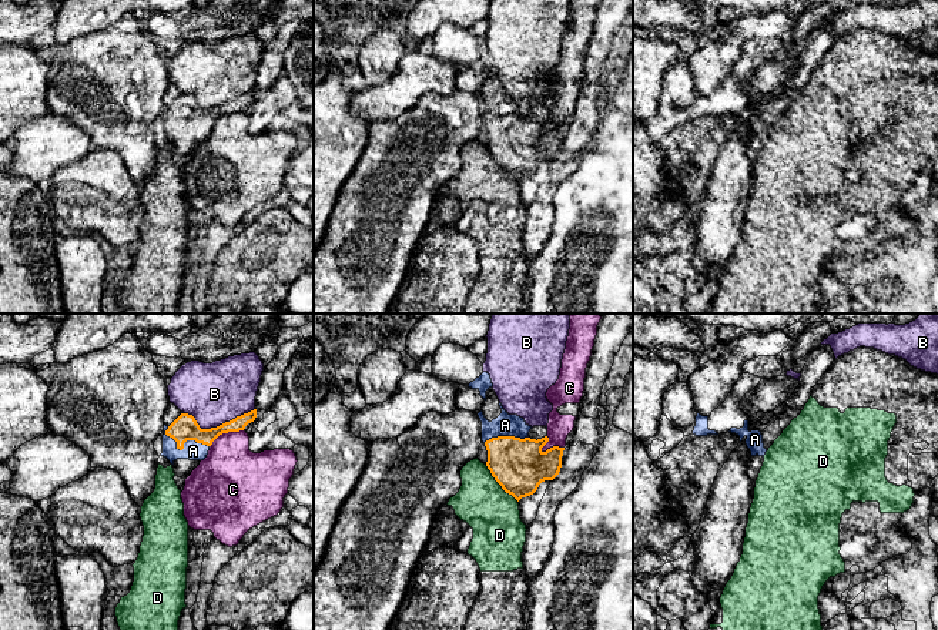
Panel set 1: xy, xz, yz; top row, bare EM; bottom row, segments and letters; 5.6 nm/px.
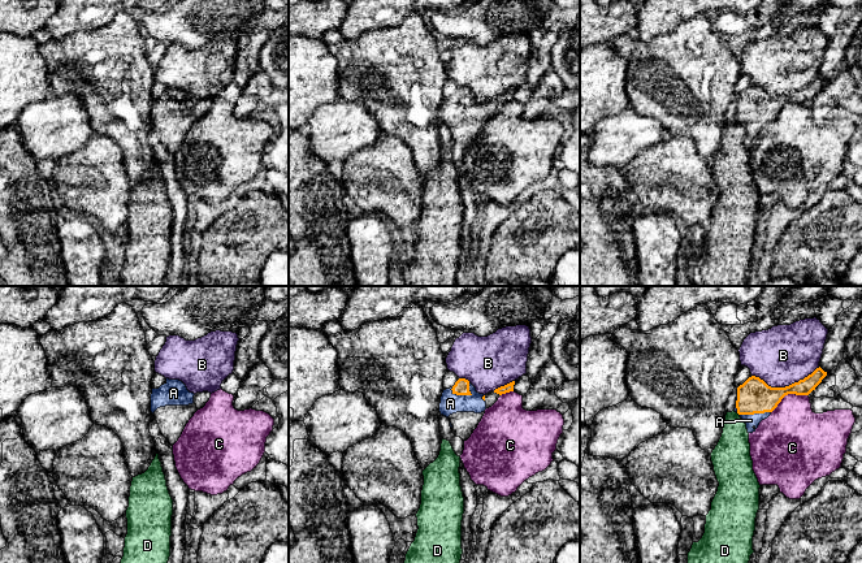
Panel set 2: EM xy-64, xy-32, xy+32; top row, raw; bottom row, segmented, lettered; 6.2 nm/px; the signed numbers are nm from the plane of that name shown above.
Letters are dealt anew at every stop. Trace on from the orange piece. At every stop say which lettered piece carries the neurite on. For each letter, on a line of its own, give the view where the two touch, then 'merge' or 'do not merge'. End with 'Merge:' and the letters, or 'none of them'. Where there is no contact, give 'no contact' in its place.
A: xy | merge
B: xy | do not merge
C: xz | do not merge
D: xz | do not merge
Merge: A

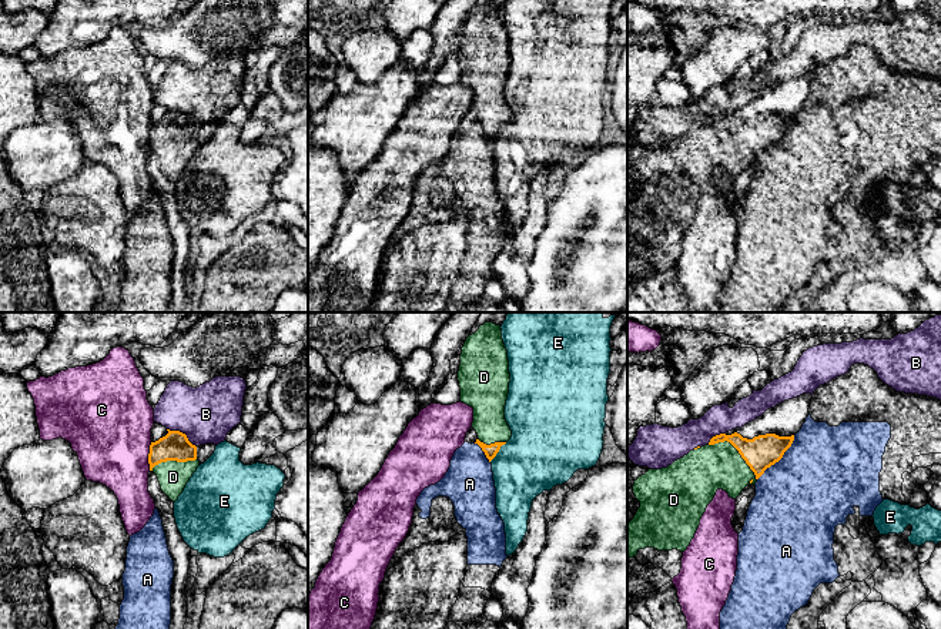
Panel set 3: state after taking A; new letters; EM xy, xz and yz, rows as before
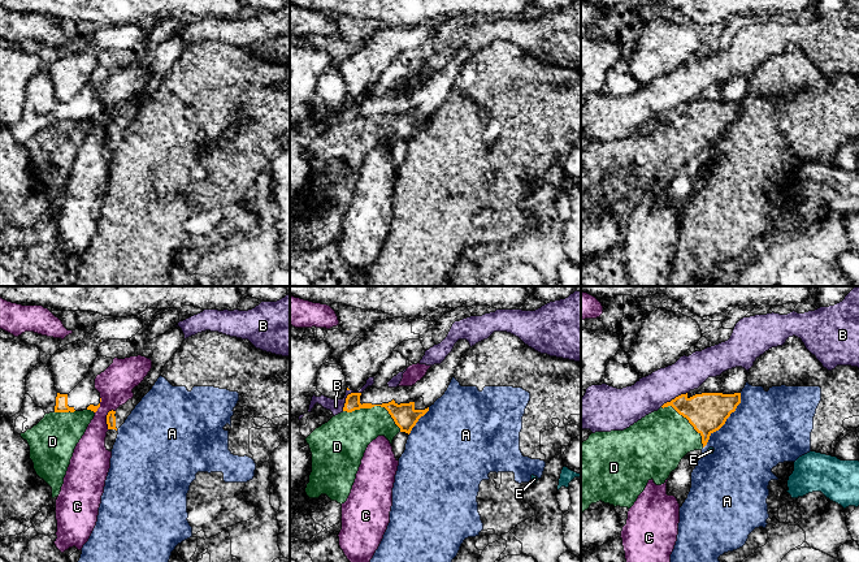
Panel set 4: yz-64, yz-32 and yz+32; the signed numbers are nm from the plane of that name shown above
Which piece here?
A: yz | do not merge
B: xy | do not merge
C: xy | do not merge
D: yz | merge
E: xz | do not merge
Merge: D

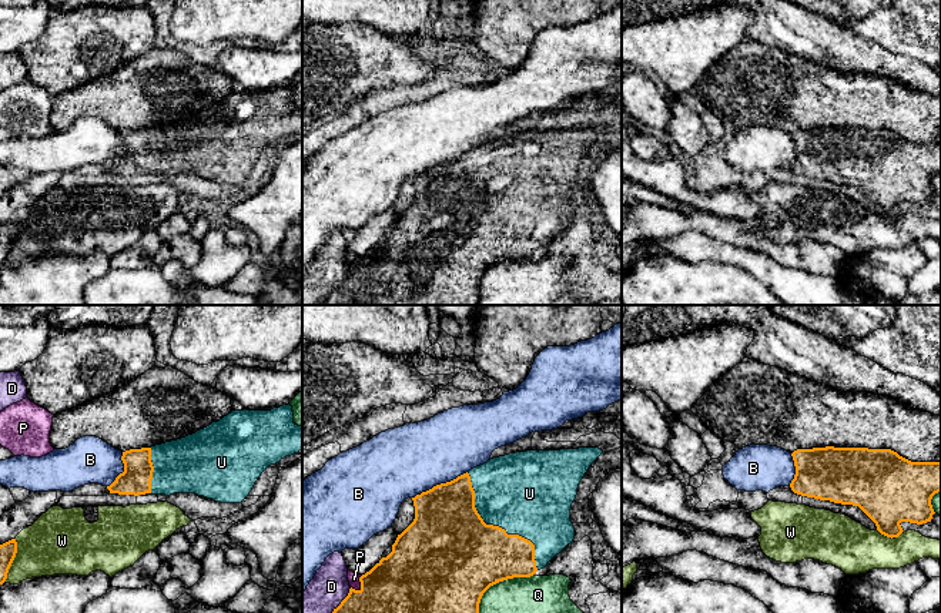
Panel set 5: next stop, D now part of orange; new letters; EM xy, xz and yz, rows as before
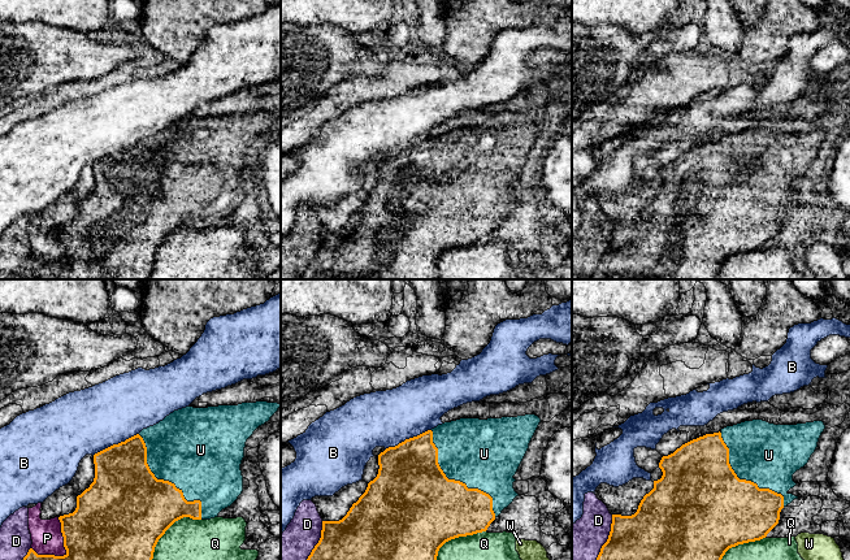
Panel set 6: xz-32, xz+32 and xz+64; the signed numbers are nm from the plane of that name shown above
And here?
B: xz | do not merge
D: xz | do not merge
P: xz | do not merge
Q: xz | do not merge
U: xz | merge
W: xy | do not merge
Merge: U

